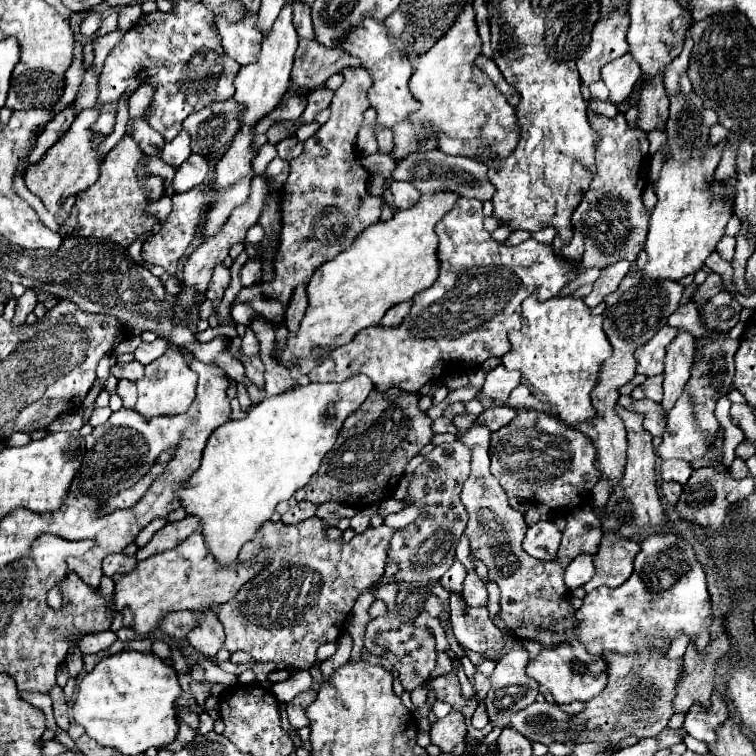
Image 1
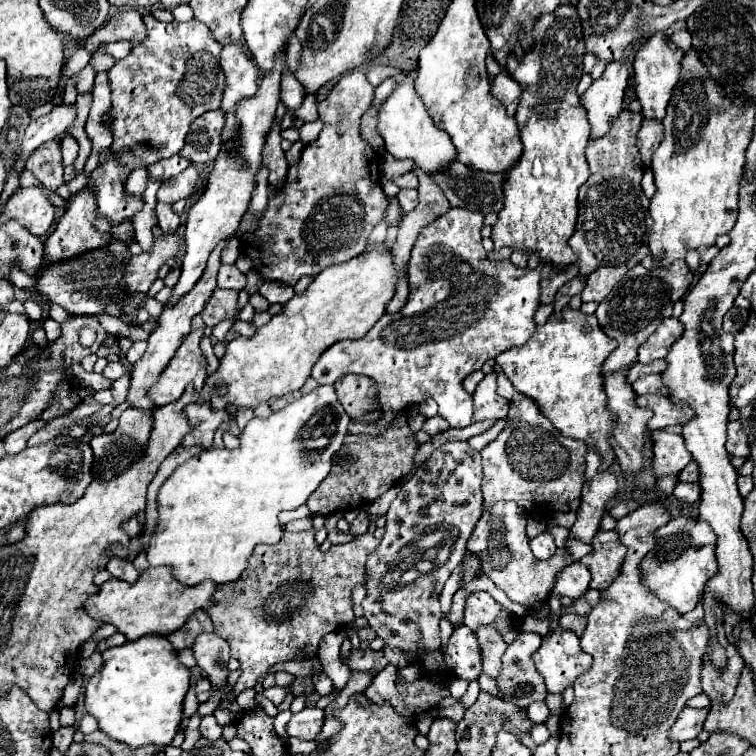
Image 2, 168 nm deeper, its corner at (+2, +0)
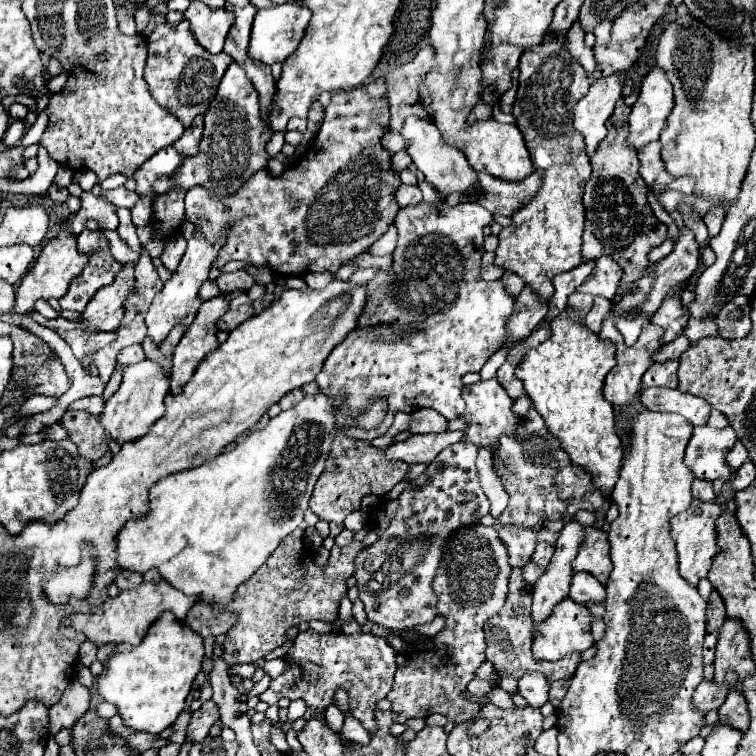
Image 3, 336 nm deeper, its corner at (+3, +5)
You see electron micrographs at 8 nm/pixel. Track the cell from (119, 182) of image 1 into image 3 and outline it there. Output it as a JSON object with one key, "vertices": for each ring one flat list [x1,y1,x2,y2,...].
{"vertices":[[63,224,57,238,53,238,43,250,41,256,35,260,33,268,27,272,27,276,21,280,17,288,17,304,13,308,13,314,31,314,35,310,37,300,49,300,49,298,61,298,65,296,69,282,79,276,79,272,85,268,87,256,77,252,77,240,69,232,69,228]]}

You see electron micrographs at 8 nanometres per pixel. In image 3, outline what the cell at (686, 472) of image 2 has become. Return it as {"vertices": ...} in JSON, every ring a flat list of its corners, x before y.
{"vertices":[[699,426,685,450,685,464,695,478,701,480,731,480,731,468,725,462,725,452,733,448,737,434,727,426,723,430,711,426]]}

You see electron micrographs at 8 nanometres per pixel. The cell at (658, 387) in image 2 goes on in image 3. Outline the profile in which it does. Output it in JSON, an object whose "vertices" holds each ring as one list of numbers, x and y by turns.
{"vertices":[[667,360,663,364,653,364,647,374,643,376,641,388,647,390,651,386,665,386,665,388,677,388,677,366,679,360]]}

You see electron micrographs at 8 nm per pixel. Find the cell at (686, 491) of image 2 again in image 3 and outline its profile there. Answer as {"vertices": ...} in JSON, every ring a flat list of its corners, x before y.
{"vertices":[[693,480,691,494,693,494,693,498,703,500,703,502,711,502,711,500,715,500,713,486,711,486,711,482,707,482,707,480]]}

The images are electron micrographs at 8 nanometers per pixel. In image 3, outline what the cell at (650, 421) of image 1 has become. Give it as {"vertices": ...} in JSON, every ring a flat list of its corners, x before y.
{"vertices":[[647,388,641,392,641,402,647,410,681,414,693,426,705,426,711,412,711,404,703,398,669,388]]}

